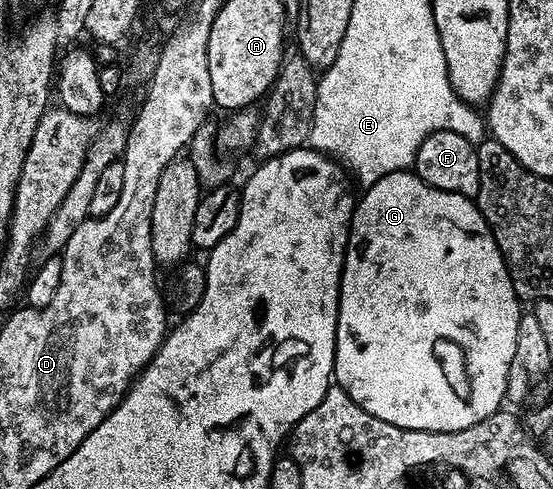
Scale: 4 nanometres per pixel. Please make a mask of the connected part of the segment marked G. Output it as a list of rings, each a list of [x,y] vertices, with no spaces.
[[[411,169],[394,171],[385,177],[381,177],[381,181],[377,181],[372,187],[366,188],[362,194],[363,196],[361,194],[358,196],[355,211],[351,215],[351,227],[347,231],[347,251],[343,255],[343,272],[341,273],[341,285],[339,286],[339,312],[337,313],[337,337],[335,338],[334,382],[341,389],[345,389],[345,393],[349,398],[357,405],[361,405],[361,409],[365,409],[365,413],[369,413],[381,421],[389,421],[389,425],[397,425],[402,431],[440,431],[441,433],[449,433],[450,431],[469,429],[469,425],[477,425],[477,421],[485,421],[485,417],[497,413],[504,406],[507,399],[509,365],[513,365],[513,353],[517,353],[517,325],[521,314],[521,308],[519,308],[521,307],[521,301],[513,289],[513,281],[509,277],[505,261],[497,249],[497,241],[493,237],[491,226],[487,224],[485,217],[479,212],[479,205],[474,198],[461,193],[449,193],[445,189],[433,189],[433,185],[421,181],[421,177]]]

